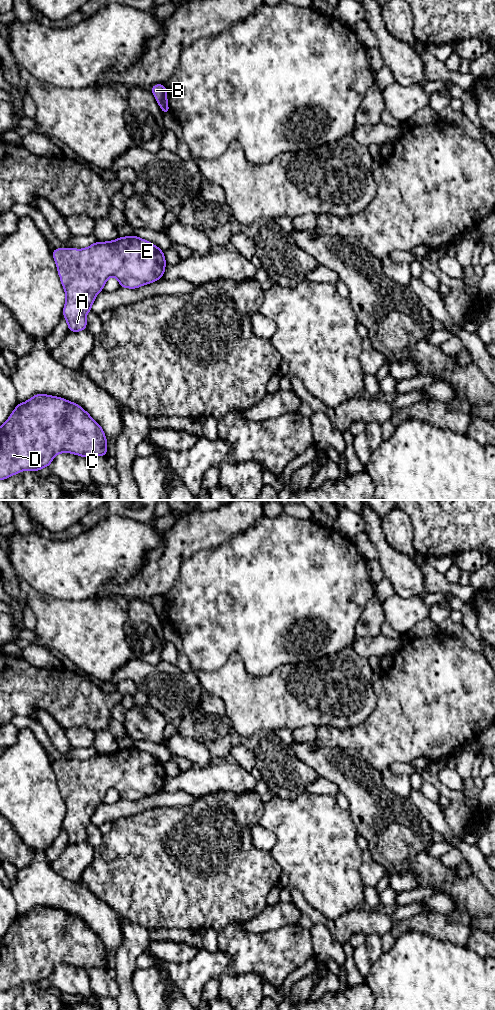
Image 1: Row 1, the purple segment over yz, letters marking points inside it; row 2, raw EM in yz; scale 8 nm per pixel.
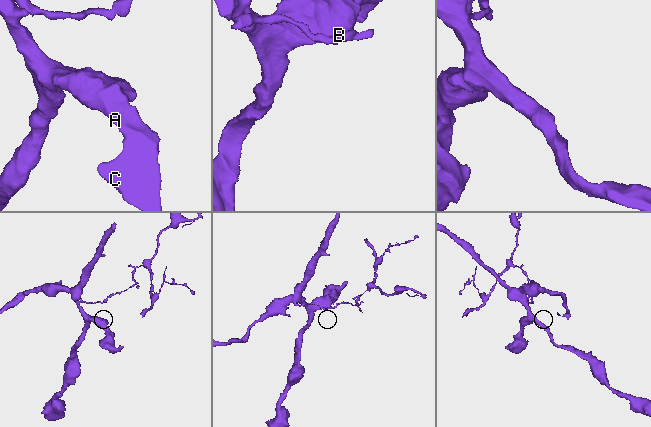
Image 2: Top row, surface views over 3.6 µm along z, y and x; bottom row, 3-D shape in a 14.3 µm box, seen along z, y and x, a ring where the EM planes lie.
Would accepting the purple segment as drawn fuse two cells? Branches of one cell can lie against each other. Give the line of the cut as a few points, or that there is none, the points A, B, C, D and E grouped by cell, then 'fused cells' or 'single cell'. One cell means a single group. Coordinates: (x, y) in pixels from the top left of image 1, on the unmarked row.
cut in yz along (166, 613), (161, 619); A C D E / B; fused cells

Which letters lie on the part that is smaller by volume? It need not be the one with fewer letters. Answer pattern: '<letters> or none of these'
B

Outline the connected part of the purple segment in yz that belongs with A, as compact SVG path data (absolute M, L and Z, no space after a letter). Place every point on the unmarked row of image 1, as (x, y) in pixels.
M135 747L98 754L84 761L52 761L66 813L63 829L68 843L87 842L86 827L107 791L114 788L120 799L135 801L164 788L164 764Z

